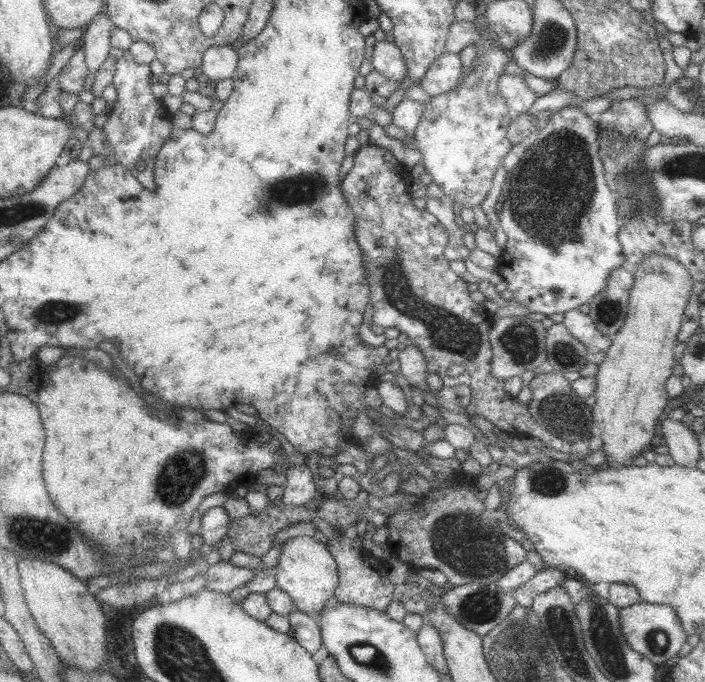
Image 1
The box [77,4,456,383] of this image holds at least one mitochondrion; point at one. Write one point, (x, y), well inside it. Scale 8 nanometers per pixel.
(307, 188)

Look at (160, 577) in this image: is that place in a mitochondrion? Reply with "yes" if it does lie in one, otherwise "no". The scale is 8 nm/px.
no

